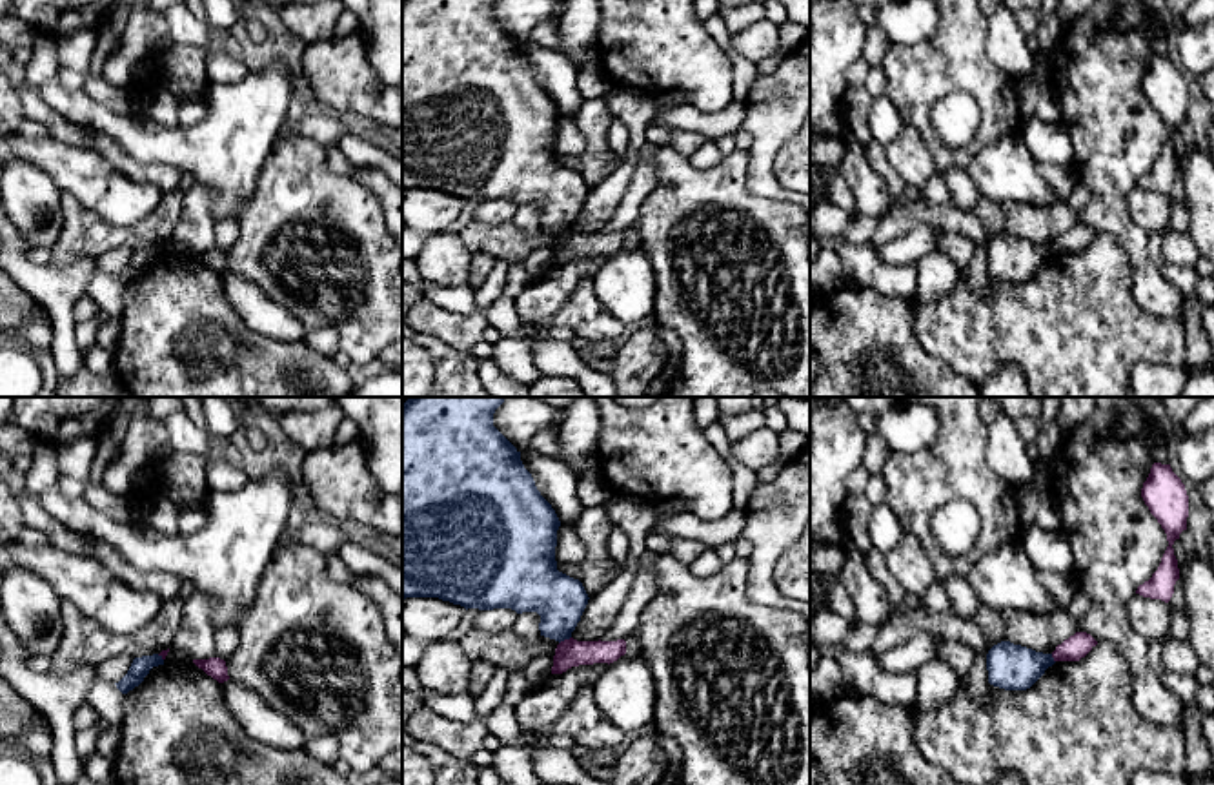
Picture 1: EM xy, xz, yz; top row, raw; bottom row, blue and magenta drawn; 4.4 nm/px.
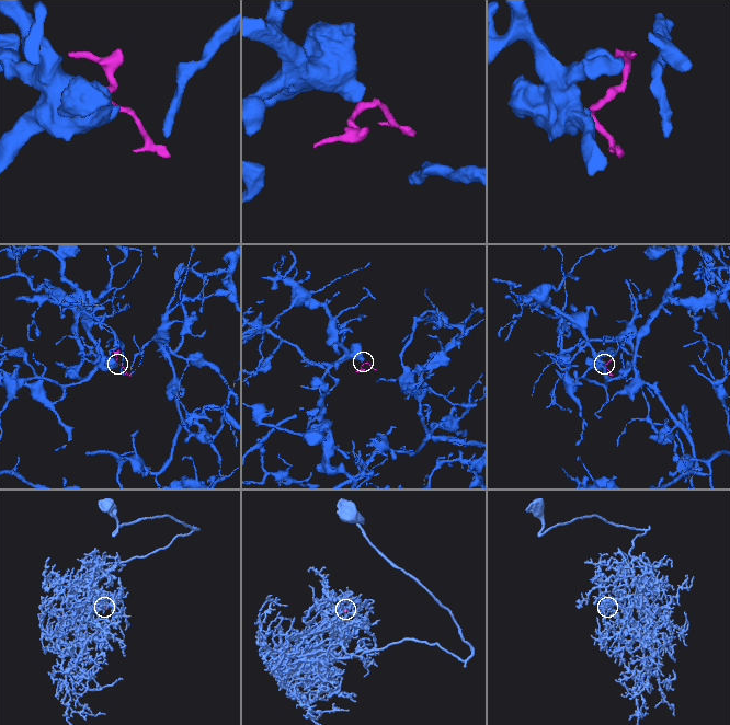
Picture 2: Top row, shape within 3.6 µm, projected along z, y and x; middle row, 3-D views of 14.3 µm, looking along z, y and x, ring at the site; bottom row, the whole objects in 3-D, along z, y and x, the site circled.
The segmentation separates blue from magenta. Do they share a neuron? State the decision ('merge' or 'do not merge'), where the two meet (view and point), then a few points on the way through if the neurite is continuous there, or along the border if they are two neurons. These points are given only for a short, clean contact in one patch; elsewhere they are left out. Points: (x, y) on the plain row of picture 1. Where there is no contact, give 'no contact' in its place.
do not merge | xz (565, 230) | along xz (570, 228), (559, 235)

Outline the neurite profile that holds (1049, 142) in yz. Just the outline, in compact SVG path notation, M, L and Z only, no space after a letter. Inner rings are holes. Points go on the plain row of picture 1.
M1028 117L1023 118L1019 131L1036 162L1076 169L1072 140L1061 122L1048 124L1037 117Z

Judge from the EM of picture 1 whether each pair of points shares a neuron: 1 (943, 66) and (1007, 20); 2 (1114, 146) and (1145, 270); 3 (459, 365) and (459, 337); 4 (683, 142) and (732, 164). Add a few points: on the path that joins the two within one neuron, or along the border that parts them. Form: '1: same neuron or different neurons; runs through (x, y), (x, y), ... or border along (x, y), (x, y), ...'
1: different neurons; border along (989, 19), (989, 55), (1007, 73)
2: same neuron; runs through (1114, 177), (1114, 221), (1133, 239)
3: different neurons; border along (421, 332), (434, 334), (457, 350), (466, 352)
4: different neurons; border along (670, 146), (687, 157)

